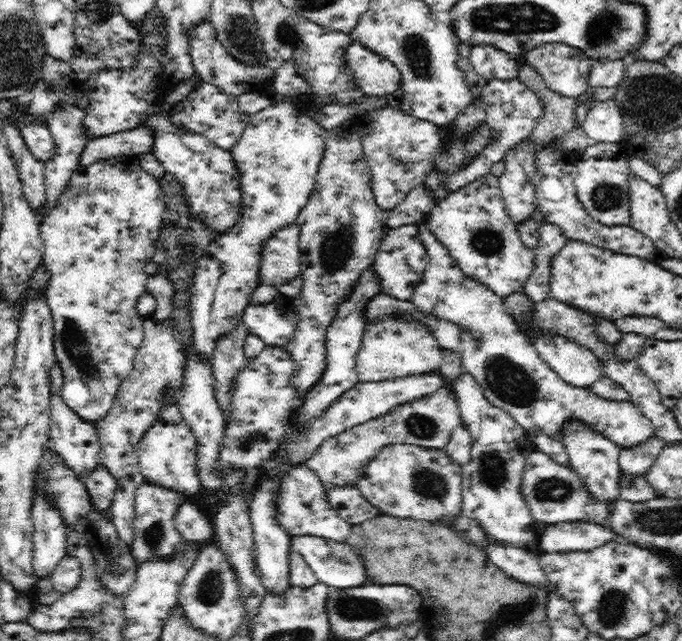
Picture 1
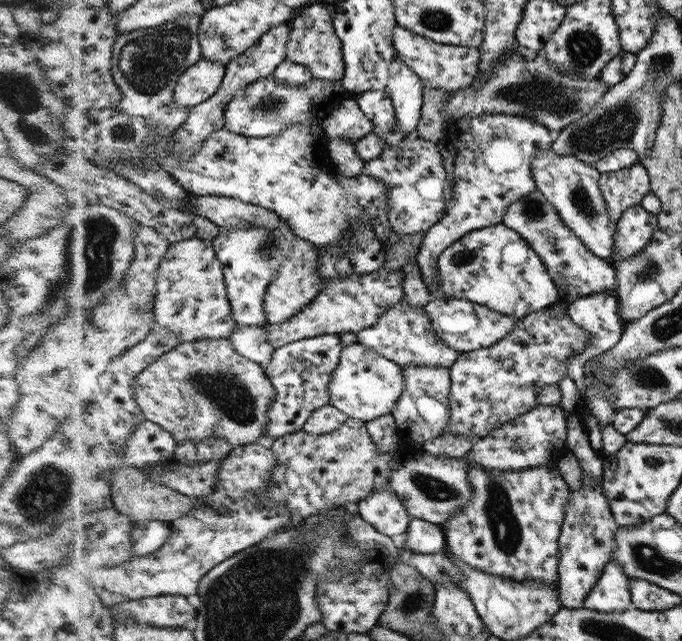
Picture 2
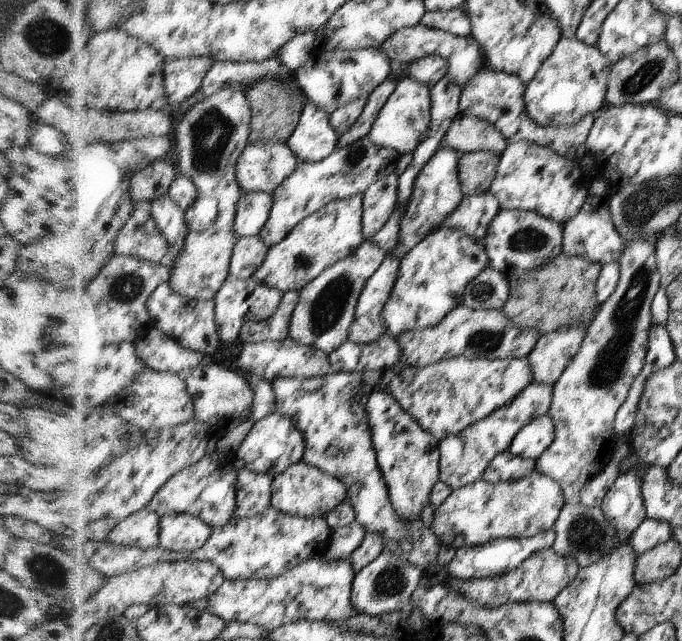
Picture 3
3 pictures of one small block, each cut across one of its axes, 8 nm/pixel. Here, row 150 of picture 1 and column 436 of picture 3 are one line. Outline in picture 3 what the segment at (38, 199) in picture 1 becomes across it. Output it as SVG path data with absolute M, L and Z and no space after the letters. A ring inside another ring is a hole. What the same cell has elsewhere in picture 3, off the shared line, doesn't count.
M464 7L448 11L426 11L419 24L433 27L434 30L444 30L452 35L471 36L473 32L472 18Z

